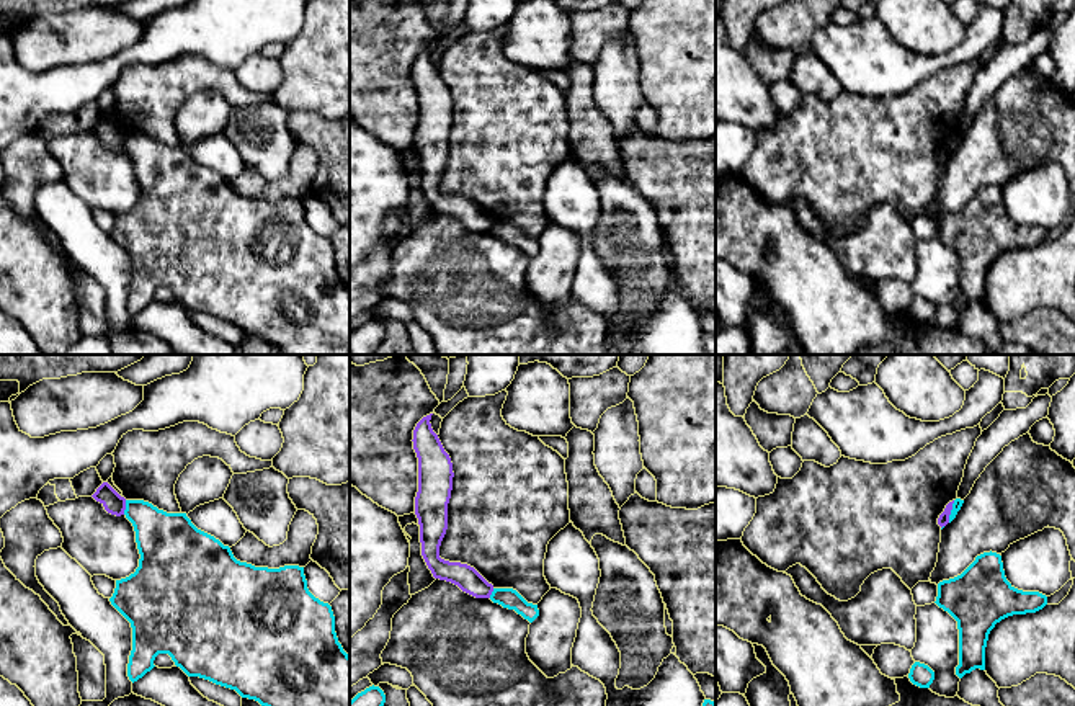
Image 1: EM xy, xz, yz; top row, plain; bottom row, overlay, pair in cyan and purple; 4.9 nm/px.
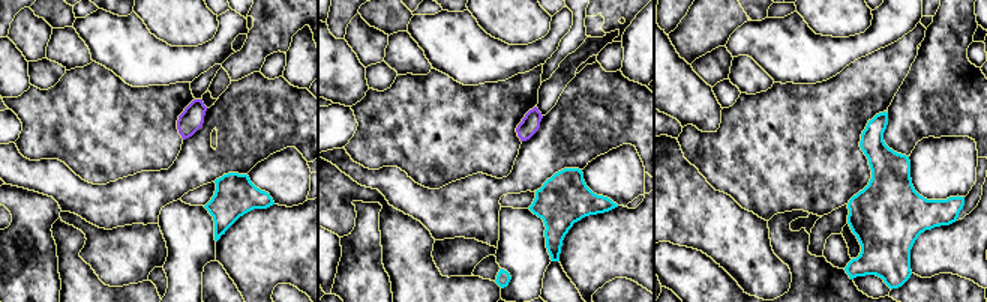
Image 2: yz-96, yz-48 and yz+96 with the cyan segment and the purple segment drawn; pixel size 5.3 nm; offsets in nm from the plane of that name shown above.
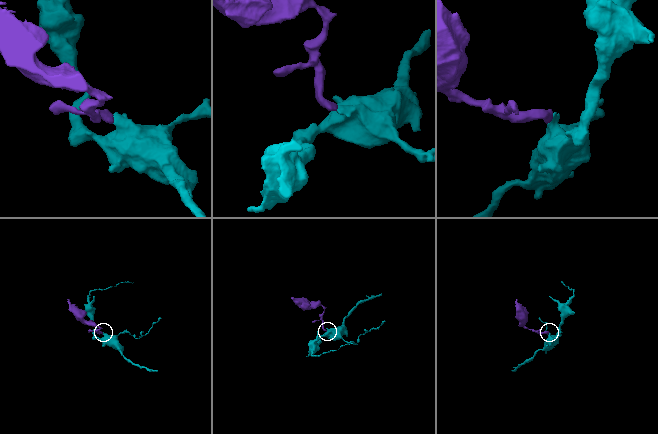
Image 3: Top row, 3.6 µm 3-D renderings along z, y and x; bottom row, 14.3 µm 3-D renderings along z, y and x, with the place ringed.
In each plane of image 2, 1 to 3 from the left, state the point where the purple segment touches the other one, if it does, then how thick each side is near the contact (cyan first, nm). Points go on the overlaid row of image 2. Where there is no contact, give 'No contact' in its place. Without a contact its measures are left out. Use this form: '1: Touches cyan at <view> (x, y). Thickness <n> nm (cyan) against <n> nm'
1: No contact
2: No contact
3: No contact

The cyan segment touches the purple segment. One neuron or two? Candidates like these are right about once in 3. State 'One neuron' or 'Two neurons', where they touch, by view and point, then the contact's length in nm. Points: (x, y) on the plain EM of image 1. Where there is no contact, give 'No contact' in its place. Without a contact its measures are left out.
Two neurons. Touches cyan at yz (951, 146). Shared border 120 nm

